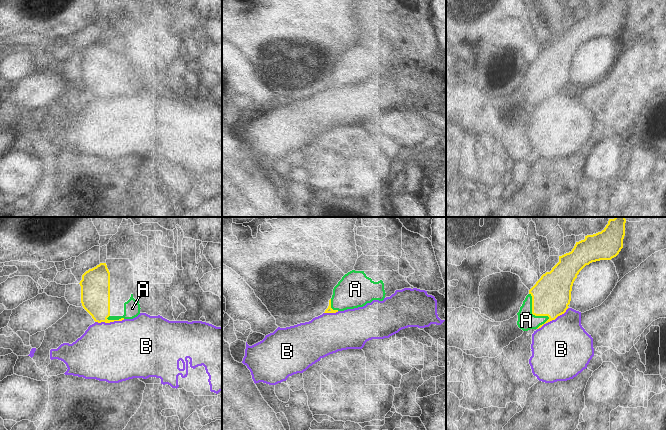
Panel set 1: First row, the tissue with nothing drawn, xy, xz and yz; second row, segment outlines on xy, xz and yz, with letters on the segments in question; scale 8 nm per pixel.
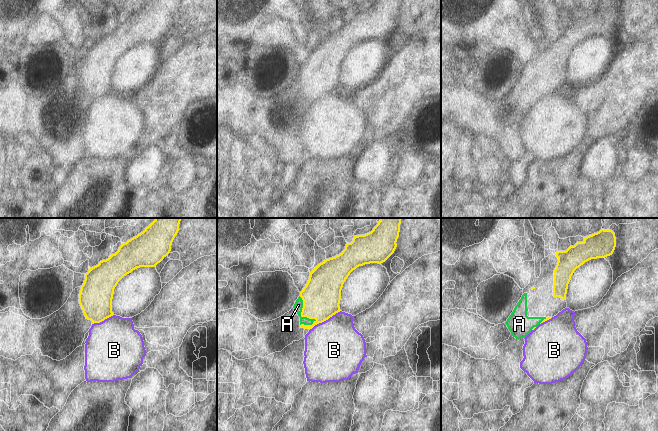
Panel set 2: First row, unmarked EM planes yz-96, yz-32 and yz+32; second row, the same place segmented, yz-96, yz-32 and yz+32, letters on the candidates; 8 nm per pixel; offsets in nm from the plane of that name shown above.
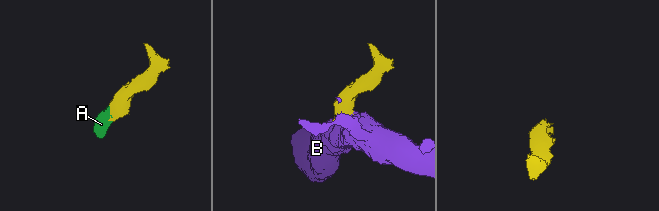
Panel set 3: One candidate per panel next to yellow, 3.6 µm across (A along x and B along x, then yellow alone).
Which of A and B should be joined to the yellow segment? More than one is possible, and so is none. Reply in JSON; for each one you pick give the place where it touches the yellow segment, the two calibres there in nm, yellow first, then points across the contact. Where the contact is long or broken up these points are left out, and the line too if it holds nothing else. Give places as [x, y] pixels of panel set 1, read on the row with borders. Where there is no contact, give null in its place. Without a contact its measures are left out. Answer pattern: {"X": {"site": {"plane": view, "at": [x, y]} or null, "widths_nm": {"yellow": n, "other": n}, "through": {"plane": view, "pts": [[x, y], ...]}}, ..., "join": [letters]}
{"A": {"site": {"plane": "yz", "at": [536, 315]}, "widths_nm": {"yellow": 320, "other": 140}, "through": {"plane": "yz", "pts": [[551, 295], [536, 315], [531, 315], [526, 320]]}}, "join": ["A"]}

